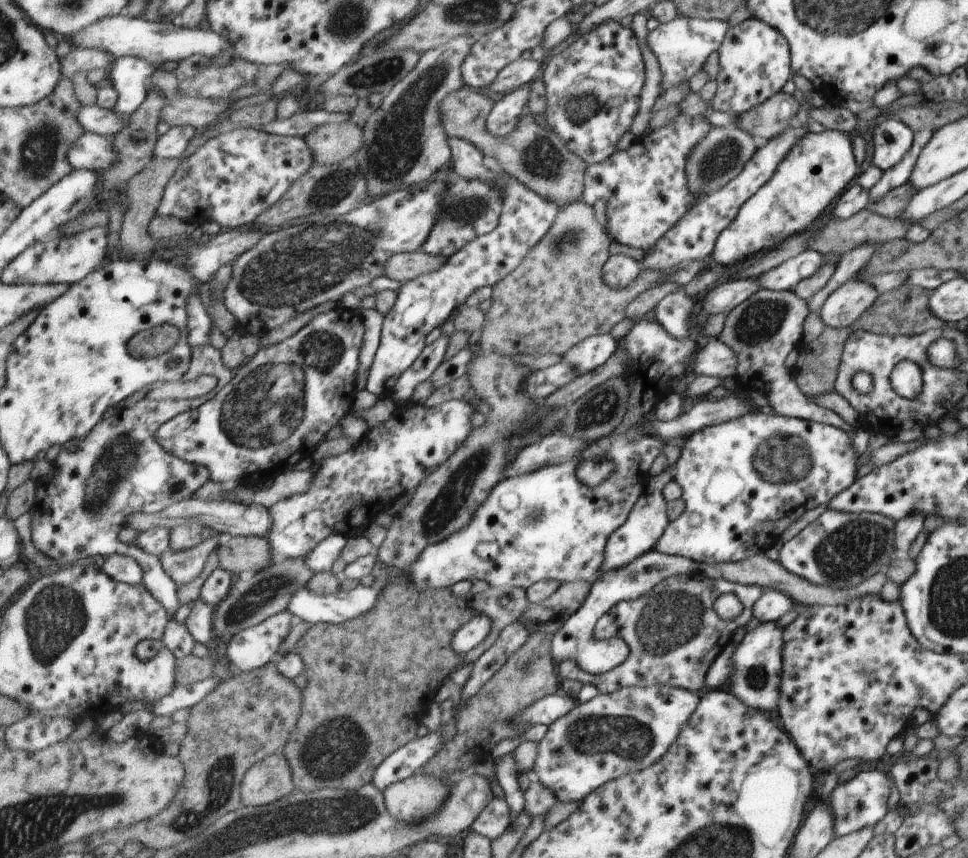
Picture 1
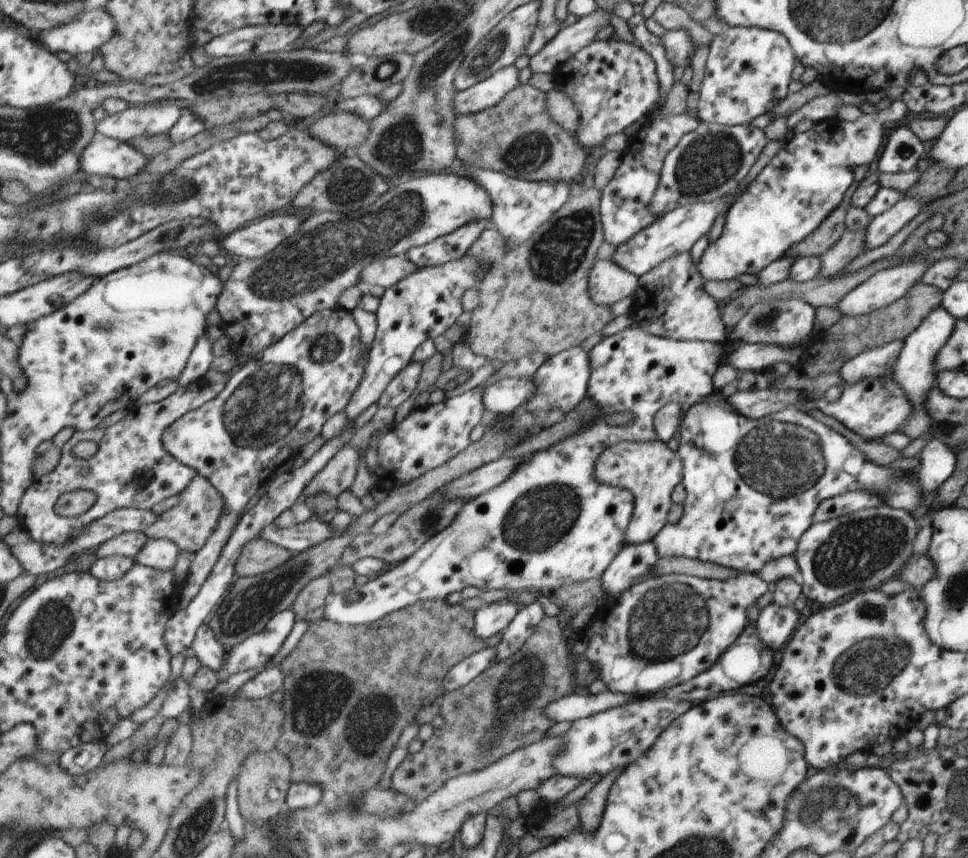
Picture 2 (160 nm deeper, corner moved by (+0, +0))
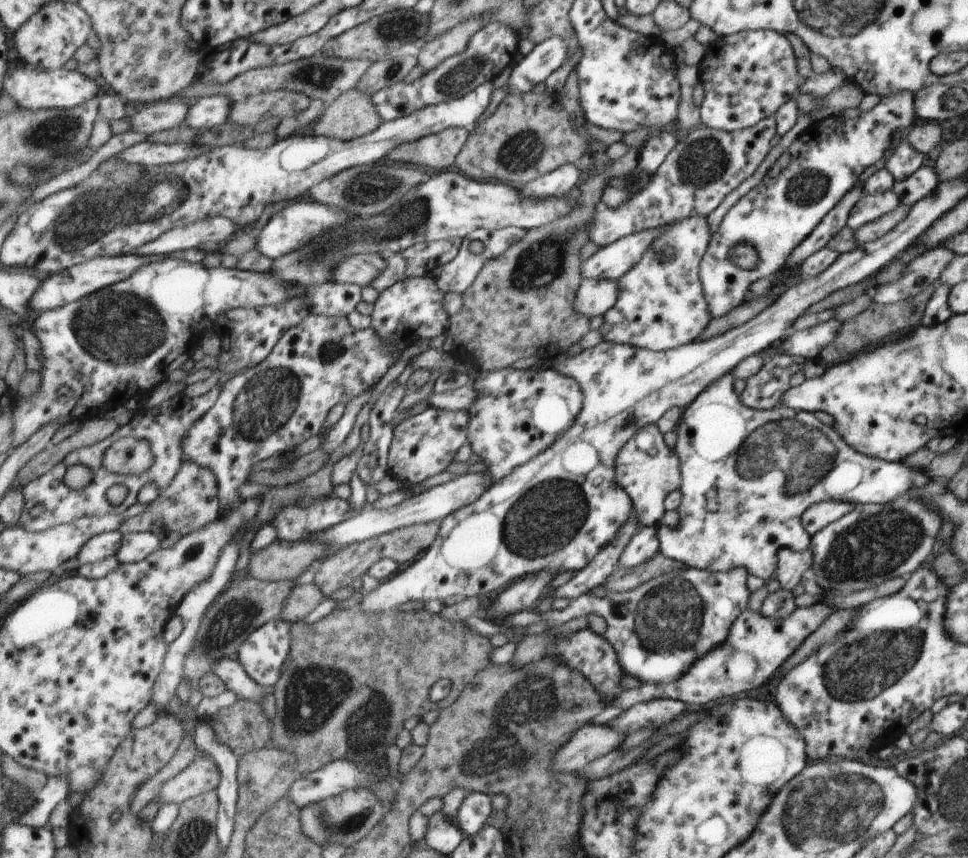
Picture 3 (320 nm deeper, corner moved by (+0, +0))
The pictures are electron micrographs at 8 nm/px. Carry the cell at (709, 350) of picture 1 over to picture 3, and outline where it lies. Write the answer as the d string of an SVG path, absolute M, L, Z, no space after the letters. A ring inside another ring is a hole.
M830 319L811 328L791 333L779 346L779 354L797 356L805 361L818 359L840 333L842 324Z

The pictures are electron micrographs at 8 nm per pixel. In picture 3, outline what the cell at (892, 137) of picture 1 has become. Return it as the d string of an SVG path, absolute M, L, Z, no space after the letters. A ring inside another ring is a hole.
M905 139L896 144L893 152L885 158L883 168L891 174L894 181L905 180L922 166L923 157Z

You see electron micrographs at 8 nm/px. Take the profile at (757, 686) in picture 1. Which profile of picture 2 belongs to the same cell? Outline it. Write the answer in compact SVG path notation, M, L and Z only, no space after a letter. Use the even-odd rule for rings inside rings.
M771 601L760 610L754 623L758 640L761 639L762 643L769 645L776 653L783 642L793 635L795 625L801 619L801 614L793 606L782 607Z

